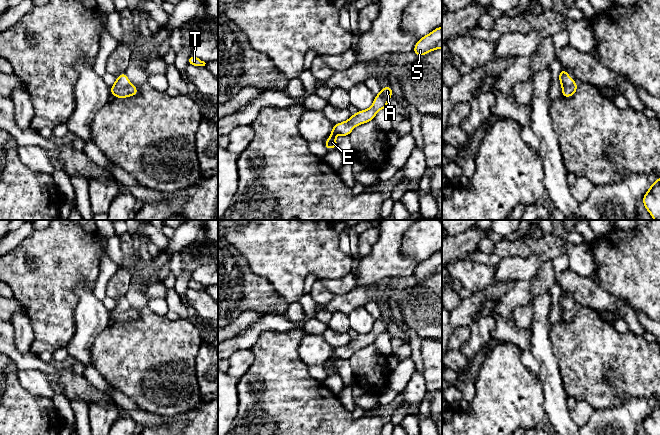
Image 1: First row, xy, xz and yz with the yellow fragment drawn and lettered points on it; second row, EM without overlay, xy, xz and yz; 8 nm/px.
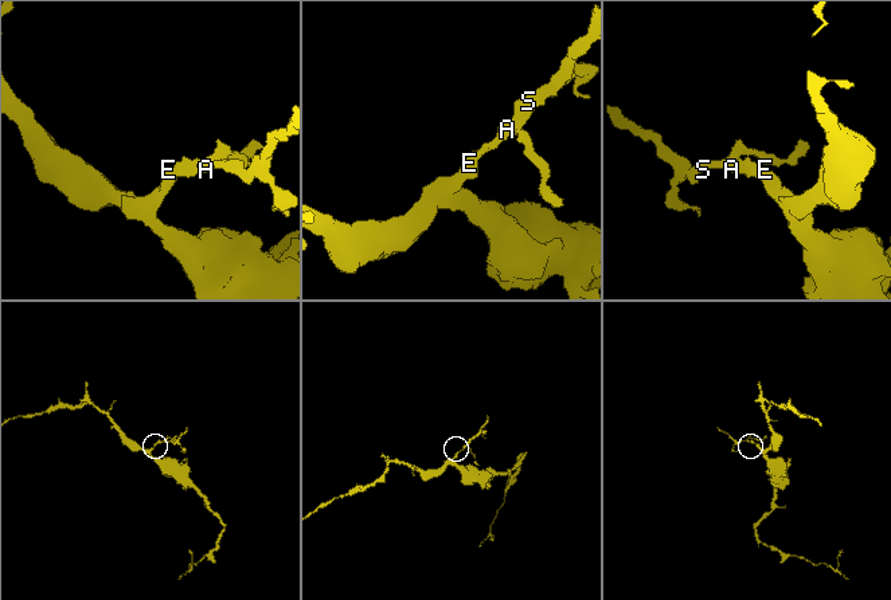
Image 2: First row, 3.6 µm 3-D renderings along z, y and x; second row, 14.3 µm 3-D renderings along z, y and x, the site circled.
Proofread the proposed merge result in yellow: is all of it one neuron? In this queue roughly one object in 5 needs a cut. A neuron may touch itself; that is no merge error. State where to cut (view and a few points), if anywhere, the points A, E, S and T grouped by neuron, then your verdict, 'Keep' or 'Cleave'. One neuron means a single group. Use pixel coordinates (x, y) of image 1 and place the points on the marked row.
No split. Groups: A E S T. Keep

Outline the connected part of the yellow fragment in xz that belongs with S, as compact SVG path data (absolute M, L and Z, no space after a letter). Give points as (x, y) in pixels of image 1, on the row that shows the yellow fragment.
M442 26L433 30L425 37L420 38L412 52L418 56L423 56L439 48L442 48Z

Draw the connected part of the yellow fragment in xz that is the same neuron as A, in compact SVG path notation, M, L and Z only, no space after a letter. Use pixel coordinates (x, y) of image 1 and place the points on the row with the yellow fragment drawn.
M390 85L381 88L380 93L377 96L375 96L373 105L368 110L358 111L356 114L352 115L349 120L343 123L335 124L329 135L331 140L328 141L325 139L323 141L325 143L327 151L329 151L333 147L336 147L338 149L338 145L335 139L336 134L342 136L348 136L355 126L373 120L376 113L380 109L384 109L387 107L388 100L391 98L391 96L392 96L392 88Z

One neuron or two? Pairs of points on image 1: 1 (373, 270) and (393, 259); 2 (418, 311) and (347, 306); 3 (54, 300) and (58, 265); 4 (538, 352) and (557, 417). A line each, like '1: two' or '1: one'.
1: one
2: one
3: one
4: one

